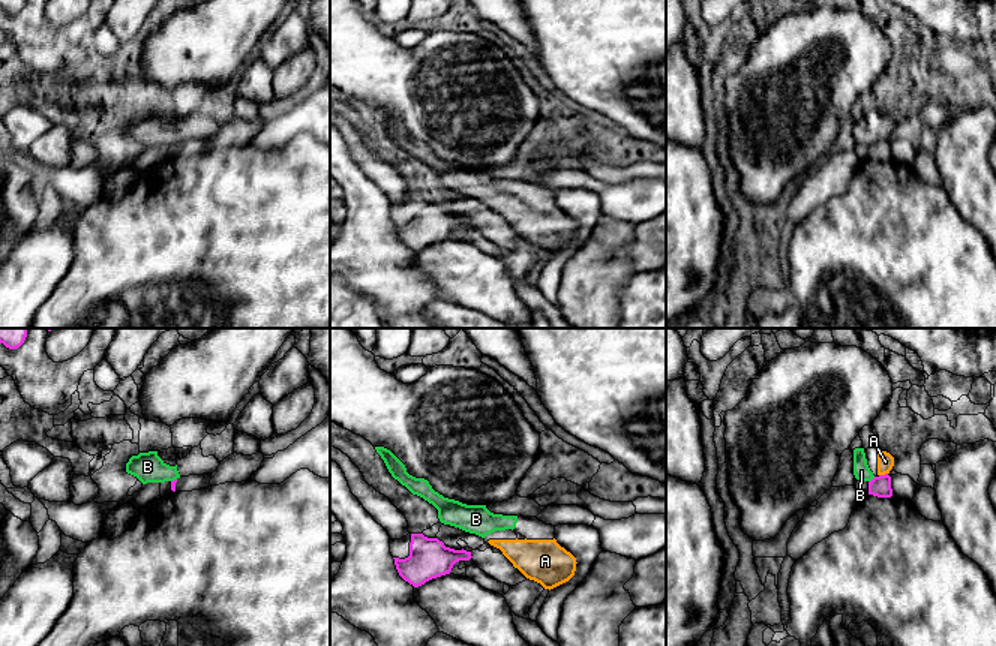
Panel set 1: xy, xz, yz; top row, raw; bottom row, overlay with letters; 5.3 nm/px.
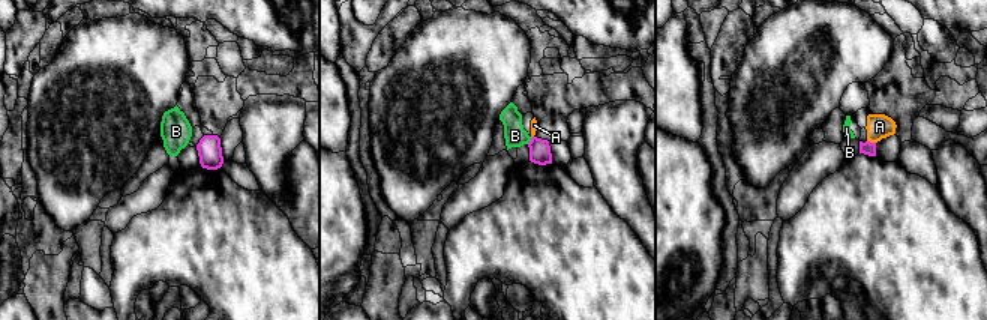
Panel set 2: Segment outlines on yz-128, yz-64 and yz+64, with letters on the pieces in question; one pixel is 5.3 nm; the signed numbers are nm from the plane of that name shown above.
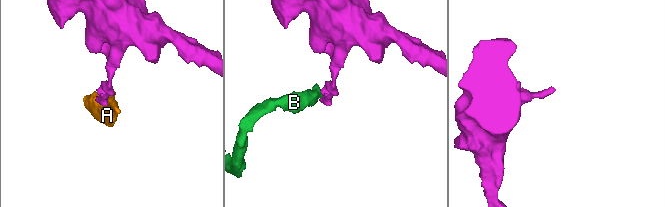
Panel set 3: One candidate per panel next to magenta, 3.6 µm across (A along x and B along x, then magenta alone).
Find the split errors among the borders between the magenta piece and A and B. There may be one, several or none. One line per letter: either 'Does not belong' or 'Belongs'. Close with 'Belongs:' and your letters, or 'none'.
A: Does not belong
B: Does not belong
Belongs: none

